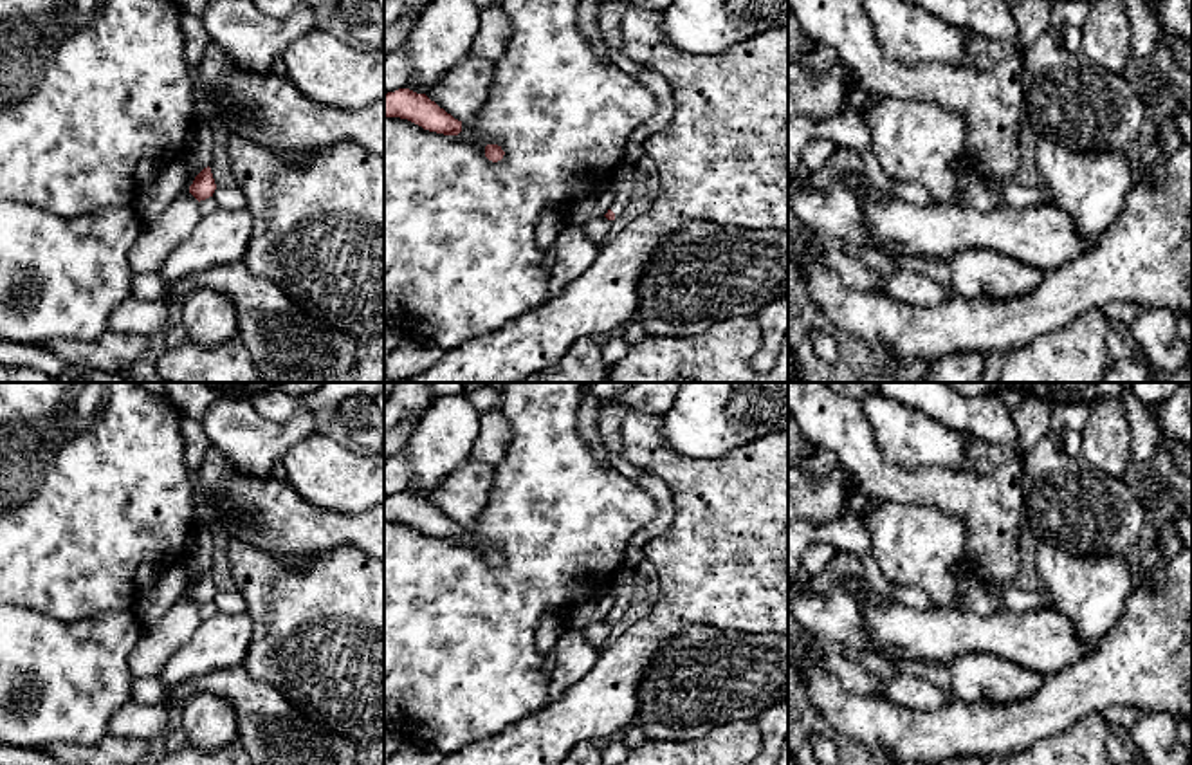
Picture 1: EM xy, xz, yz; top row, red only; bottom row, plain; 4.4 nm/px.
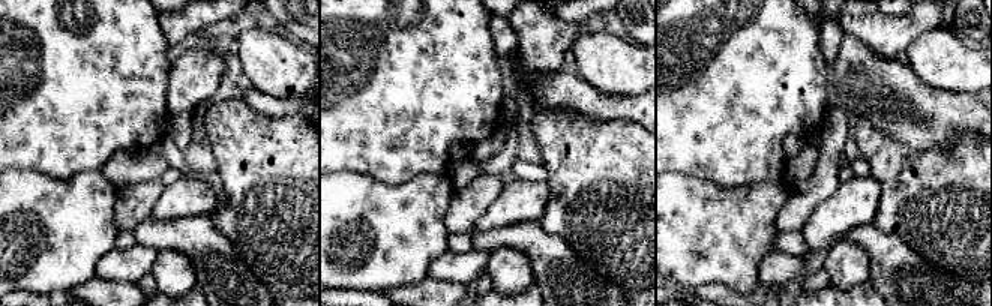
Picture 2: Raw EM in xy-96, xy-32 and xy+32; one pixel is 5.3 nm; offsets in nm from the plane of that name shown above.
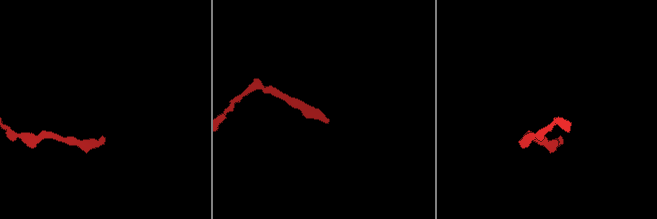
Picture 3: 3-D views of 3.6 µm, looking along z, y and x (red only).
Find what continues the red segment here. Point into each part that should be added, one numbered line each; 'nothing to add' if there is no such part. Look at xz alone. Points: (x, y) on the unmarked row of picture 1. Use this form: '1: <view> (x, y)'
1: xz (623, 585)

